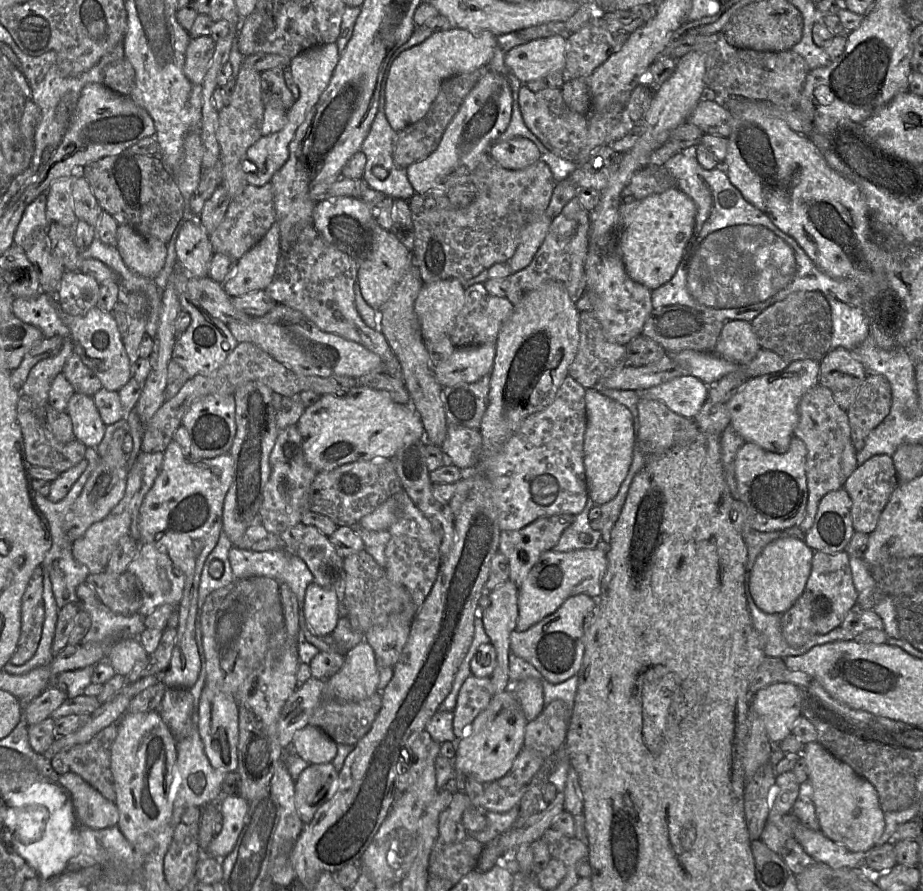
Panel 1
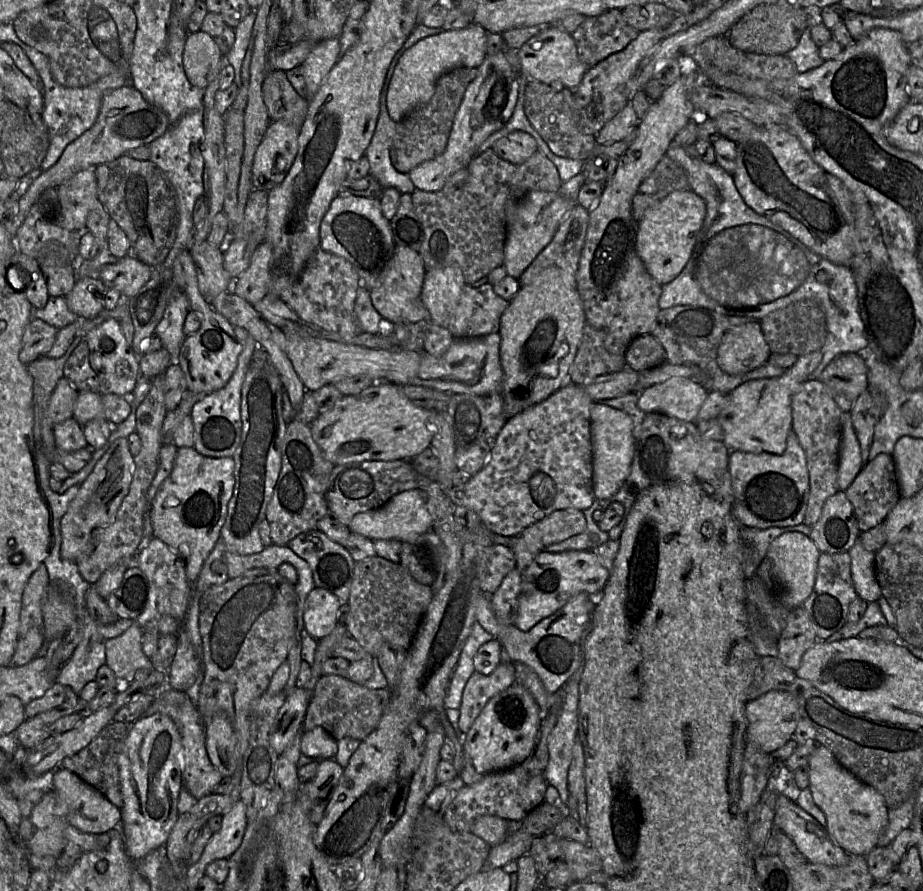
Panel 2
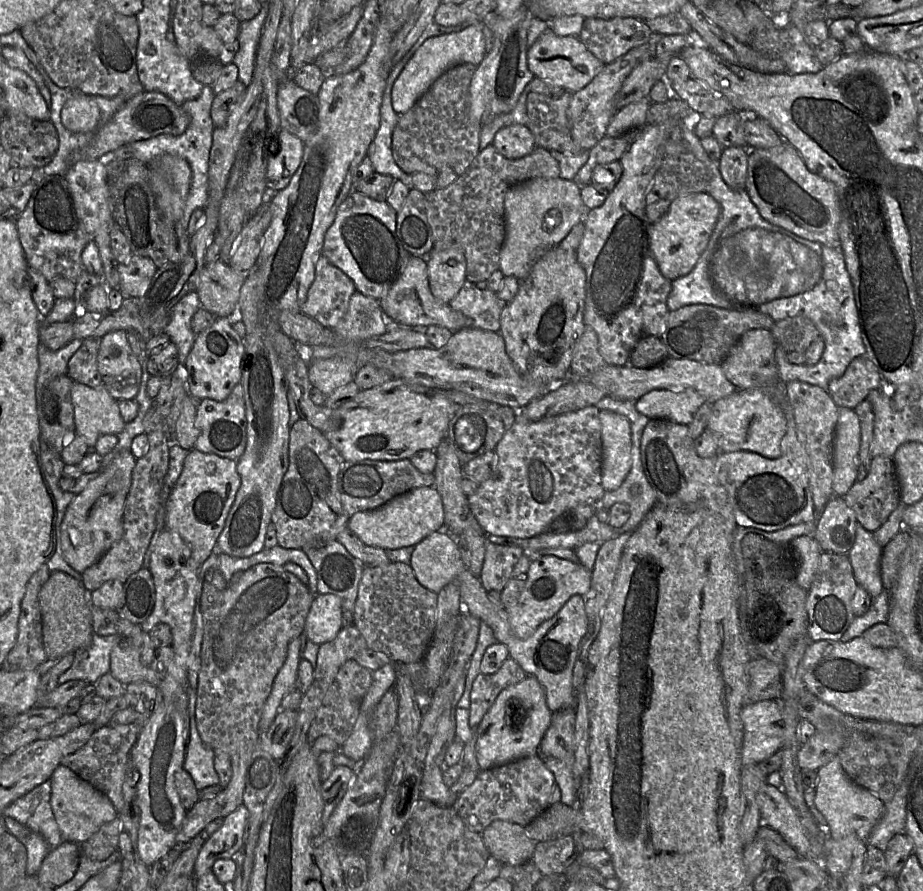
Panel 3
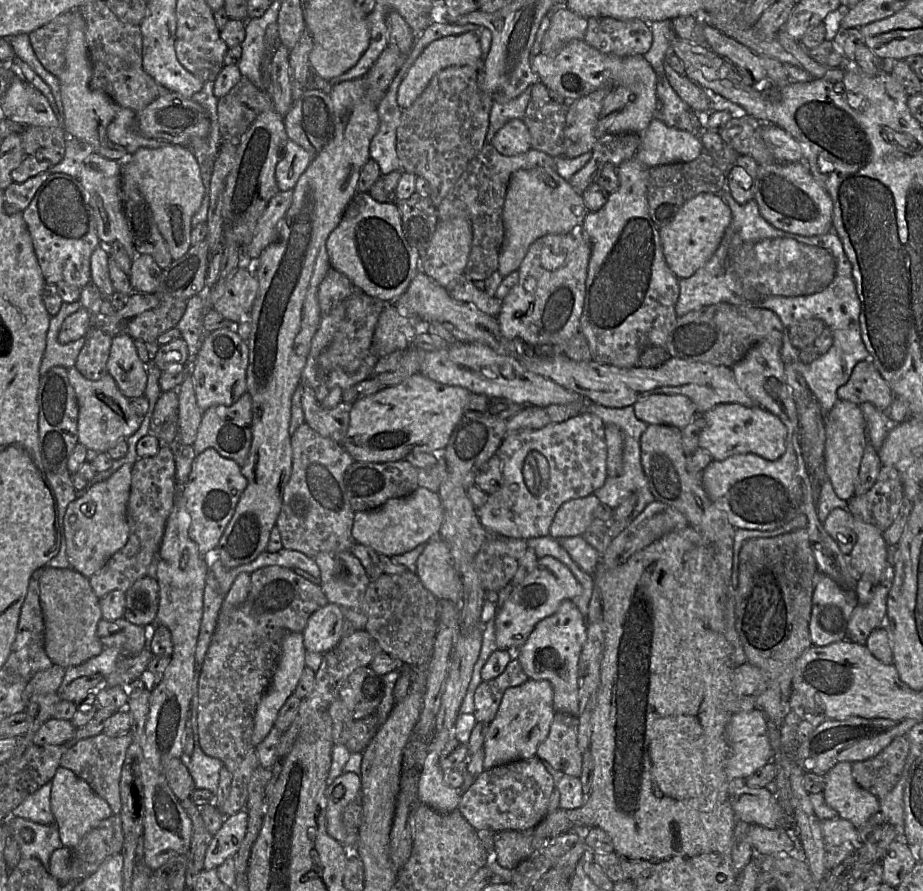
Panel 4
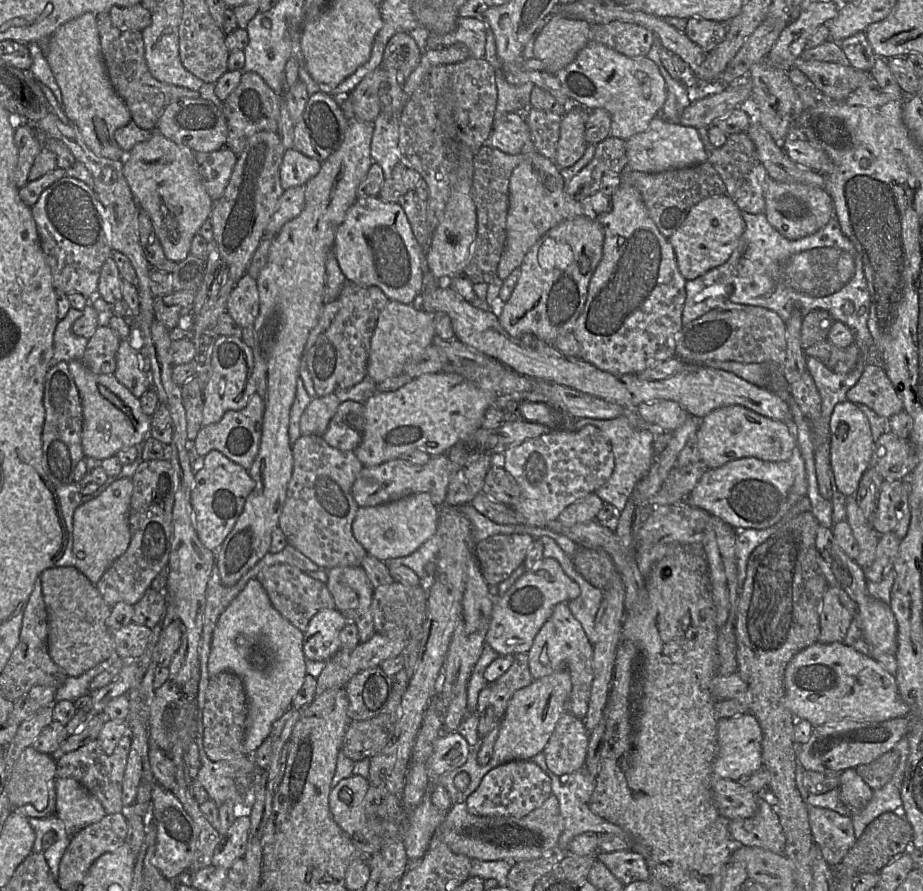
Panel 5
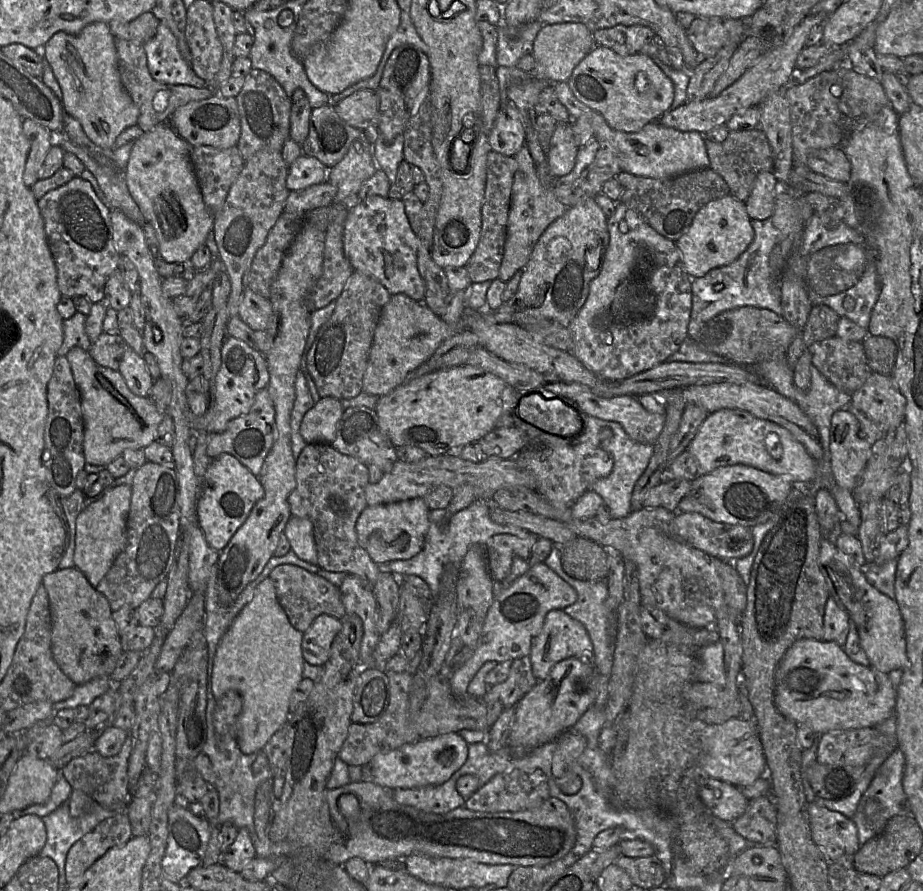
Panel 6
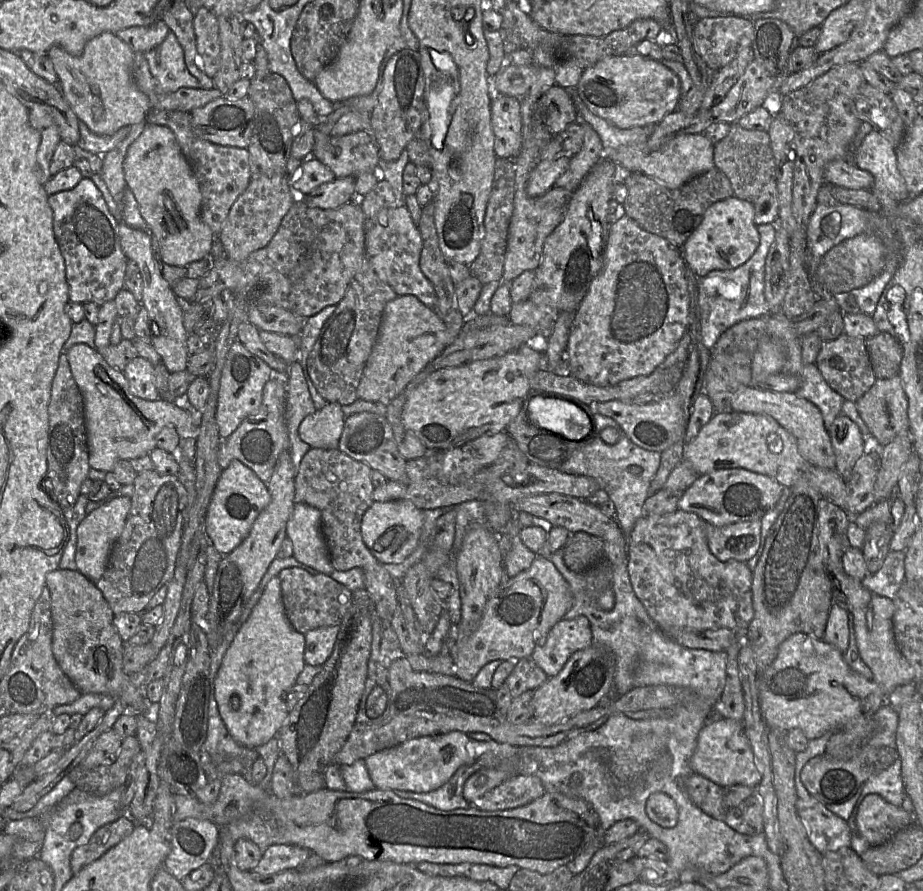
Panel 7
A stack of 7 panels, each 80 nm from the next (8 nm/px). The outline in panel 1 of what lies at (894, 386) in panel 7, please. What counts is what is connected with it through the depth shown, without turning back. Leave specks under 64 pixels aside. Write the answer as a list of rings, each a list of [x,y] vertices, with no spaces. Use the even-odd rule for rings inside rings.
[[[836,348],[828,351],[820,361],[819,384],[832,392],[845,411],[853,403],[866,376],[865,367],[854,350]]]

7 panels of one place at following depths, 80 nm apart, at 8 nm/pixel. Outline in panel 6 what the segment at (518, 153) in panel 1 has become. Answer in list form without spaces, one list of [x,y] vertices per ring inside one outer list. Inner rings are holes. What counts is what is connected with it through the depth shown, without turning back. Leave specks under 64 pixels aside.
[[[509,100],[501,104],[493,127],[488,134],[493,151],[506,156],[515,156],[524,140],[522,116]]]

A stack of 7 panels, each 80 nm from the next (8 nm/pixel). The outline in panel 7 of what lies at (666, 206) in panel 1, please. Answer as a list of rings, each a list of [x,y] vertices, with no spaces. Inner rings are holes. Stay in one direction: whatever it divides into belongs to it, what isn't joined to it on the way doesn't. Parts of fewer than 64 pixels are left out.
[[[734,196],[712,204],[698,228],[681,247],[687,267],[696,276],[703,277],[711,271],[732,270],[747,262],[760,241],[754,216],[753,203]]]

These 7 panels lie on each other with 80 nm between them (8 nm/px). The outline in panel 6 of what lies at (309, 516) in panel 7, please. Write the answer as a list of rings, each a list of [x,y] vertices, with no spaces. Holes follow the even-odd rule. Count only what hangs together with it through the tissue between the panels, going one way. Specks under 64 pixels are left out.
[[[292,516],[285,527],[284,534],[290,542],[291,549],[300,559],[318,565],[313,524],[309,519]]]

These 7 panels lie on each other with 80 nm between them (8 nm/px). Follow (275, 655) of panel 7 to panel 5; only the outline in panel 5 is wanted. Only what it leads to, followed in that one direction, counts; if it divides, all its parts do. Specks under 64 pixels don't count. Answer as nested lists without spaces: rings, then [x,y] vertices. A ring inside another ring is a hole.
[[[256,579],[246,584],[218,620],[208,659],[208,674],[213,677],[222,672],[231,672],[241,678],[247,701],[243,747],[248,754],[253,754],[269,736],[273,724],[291,706],[292,698],[303,684],[307,674],[303,638],[304,633],[273,607],[264,587]],[[257,641],[268,650],[265,668],[252,664],[251,646]]]

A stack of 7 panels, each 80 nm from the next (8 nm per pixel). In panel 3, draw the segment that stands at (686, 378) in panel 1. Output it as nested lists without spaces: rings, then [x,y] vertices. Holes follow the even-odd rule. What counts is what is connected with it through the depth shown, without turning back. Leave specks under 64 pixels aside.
[[[693,389],[652,390],[635,401],[637,411],[649,419],[688,425],[705,399]]]

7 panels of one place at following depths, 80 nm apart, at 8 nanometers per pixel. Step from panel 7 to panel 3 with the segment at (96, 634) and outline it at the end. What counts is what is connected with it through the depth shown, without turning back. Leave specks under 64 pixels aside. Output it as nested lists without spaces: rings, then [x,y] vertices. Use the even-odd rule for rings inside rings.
[[[62,571],[51,572],[39,592],[42,617],[42,639],[47,659],[56,659],[87,648],[94,634],[91,594],[82,581]]]

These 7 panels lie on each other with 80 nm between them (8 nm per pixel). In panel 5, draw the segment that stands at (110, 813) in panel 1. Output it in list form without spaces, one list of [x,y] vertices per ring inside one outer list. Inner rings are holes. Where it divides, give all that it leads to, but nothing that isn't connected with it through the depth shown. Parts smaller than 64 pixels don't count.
[[[57,777],[55,788],[55,814],[70,837],[106,815],[100,801],[75,779]]]

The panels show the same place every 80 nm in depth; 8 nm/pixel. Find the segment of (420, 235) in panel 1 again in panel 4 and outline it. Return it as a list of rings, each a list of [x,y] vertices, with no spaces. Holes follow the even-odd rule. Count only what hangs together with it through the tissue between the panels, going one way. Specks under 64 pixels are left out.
[[[490,143],[469,162],[447,196],[436,208],[439,221],[454,217],[467,217],[472,226],[473,238],[464,276],[472,281],[484,281],[498,270],[499,254],[504,241],[503,207],[508,183],[514,172],[535,167],[555,168],[554,157],[536,149],[515,156],[499,153]]]

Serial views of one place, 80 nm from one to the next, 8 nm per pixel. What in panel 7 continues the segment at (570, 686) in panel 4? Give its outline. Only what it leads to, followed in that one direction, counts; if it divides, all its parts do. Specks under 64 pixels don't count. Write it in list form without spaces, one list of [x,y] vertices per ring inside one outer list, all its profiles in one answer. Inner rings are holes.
[[[584,616],[559,620],[531,657],[548,678],[557,675],[573,653],[593,644],[589,621]]]

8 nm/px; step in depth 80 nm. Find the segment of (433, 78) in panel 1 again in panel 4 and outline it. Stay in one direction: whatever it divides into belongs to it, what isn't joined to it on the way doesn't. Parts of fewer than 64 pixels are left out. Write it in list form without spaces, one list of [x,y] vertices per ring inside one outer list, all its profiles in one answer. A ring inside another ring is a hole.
[[[474,32],[447,36],[431,42],[415,60],[397,91],[397,103],[402,109],[409,108],[426,89],[433,76],[444,68],[474,63],[482,59],[479,36]]]

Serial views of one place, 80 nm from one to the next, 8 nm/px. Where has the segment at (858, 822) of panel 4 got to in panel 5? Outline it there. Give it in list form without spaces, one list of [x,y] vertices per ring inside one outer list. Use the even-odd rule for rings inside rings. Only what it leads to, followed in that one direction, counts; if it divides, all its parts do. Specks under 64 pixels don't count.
[[[854,768],[840,773],[838,787],[841,801],[848,807],[850,813],[862,810],[872,798],[872,789],[858,776]]]

